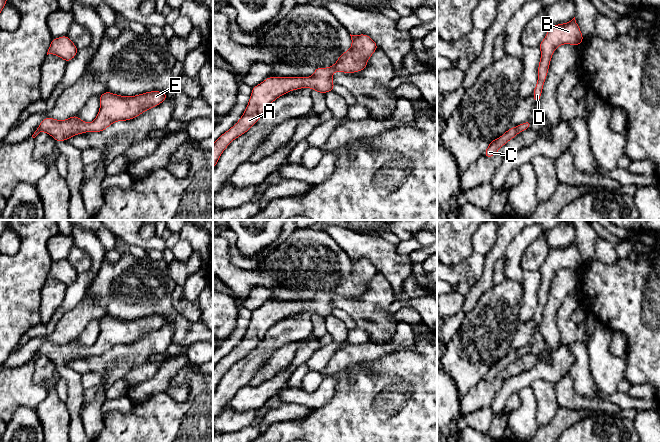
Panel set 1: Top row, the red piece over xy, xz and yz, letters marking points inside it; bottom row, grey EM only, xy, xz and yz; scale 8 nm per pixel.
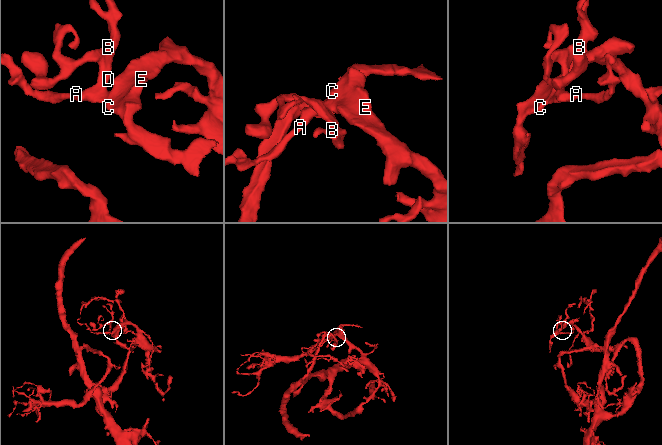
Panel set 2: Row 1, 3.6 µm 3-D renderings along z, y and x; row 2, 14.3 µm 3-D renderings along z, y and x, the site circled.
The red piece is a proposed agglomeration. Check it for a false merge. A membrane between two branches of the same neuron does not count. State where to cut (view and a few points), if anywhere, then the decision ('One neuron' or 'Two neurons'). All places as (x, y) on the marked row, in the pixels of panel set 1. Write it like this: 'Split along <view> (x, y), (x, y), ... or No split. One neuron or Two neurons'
No split. One neuron

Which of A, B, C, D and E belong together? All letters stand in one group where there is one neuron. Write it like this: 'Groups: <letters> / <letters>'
Groups: A B C D E

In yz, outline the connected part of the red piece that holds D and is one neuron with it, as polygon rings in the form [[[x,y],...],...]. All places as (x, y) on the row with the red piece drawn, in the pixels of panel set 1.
[[[575,17],[564,24],[552,25],[548,30],[544,40],[538,45],[541,50],[541,59],[538,65],[538,80],[532,93],[538,102],[548,74],[551,57],[556,48],[563,44],[579,46],[584,41],[581,30]]]

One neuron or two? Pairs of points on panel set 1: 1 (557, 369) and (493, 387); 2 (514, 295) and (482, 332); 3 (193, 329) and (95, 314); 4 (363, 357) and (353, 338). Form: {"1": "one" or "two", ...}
{"1": "two", "2": "one", "3": "two", "4": "two"}

